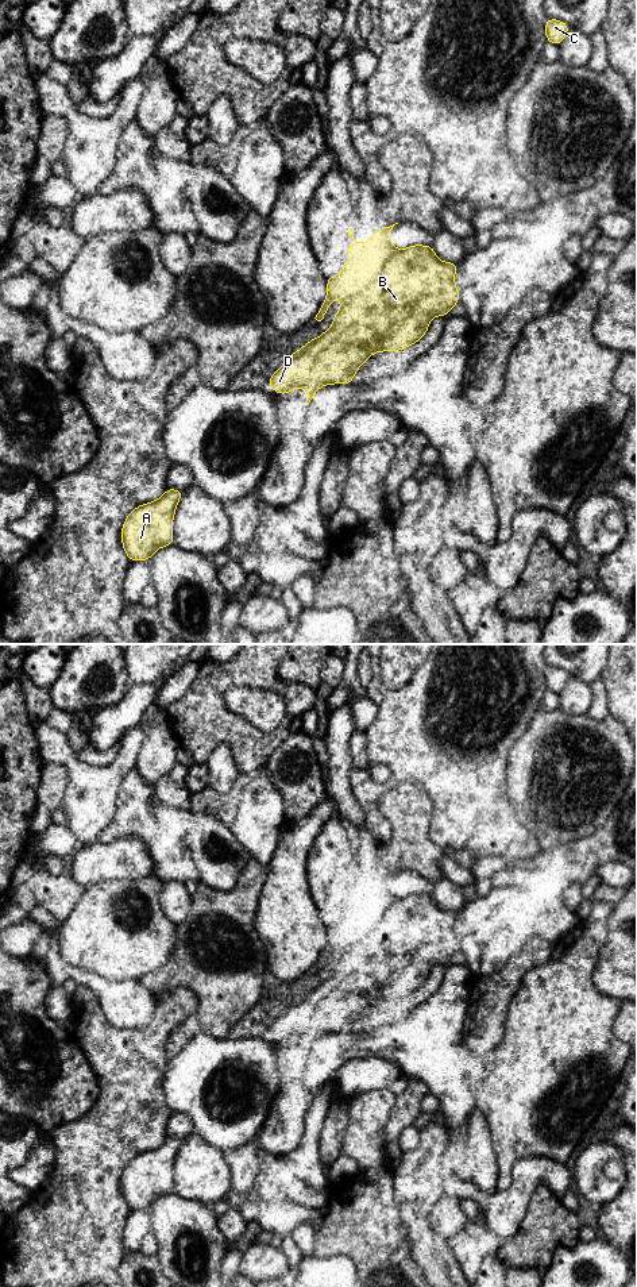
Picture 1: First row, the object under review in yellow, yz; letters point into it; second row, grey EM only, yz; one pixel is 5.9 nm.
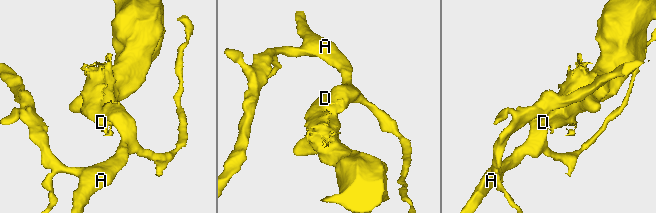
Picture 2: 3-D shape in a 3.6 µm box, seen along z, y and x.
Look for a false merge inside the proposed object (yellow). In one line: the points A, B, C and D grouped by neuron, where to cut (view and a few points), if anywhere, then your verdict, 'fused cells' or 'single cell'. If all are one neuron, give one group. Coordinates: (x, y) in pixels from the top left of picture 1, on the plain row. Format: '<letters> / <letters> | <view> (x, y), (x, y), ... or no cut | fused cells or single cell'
A B C D | no cut | single cell

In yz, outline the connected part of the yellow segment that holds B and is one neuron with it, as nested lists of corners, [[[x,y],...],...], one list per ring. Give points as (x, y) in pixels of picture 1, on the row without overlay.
[[[394,874],[371,881],[367,891],[356,891],[354,879],[348,879],[347,913],[339,922],[327,926],[327,945],[314,967],[321,970],[335,947],[341,948],[339,960],[328,979],[294,999],[275,1018],[269,1028],[271,1039],[287,1043],[294,1036],[306,1037],[309,1053],[321,1034],[352,1032],[355,1021],[372,1002],[413,994],[426,982],[435,964],[445,966],[459,951],[455,932],[458,912],[440,909],[432,894],[395,897],[390,886]]]

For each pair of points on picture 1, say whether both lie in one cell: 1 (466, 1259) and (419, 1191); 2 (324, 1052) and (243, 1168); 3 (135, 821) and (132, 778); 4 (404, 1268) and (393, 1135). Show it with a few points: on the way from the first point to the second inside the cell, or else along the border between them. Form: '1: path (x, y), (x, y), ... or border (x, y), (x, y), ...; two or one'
1: border (447, 1240), (460, 1270); two
2: border (255, 1141), (248, 1141), (226, 1153); two
3: path (135, 810), (134, 789); one
4: border (383, 1137), (383, 1162), (392, 1170); two

